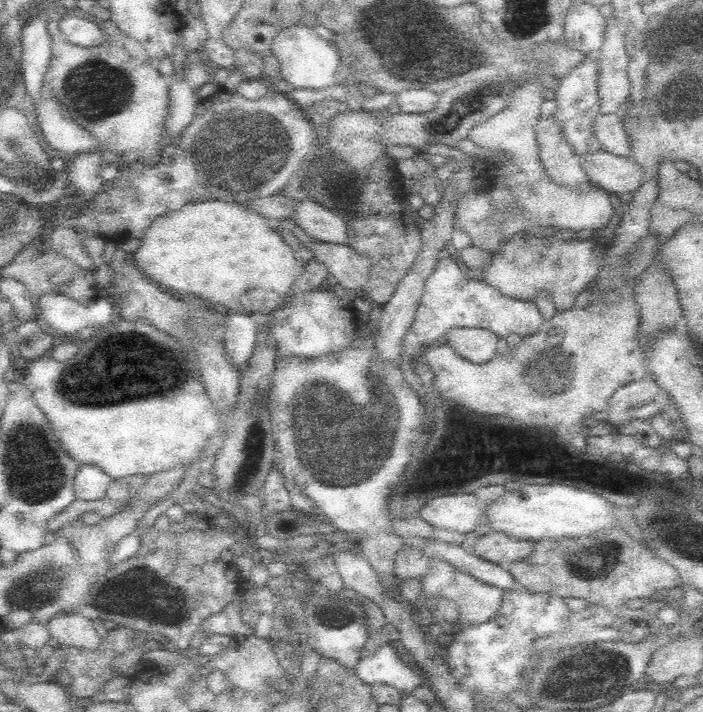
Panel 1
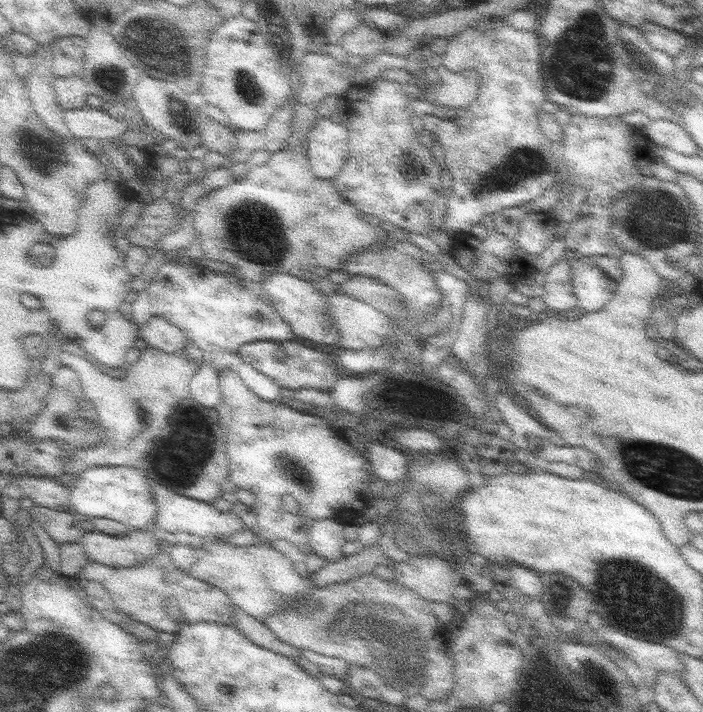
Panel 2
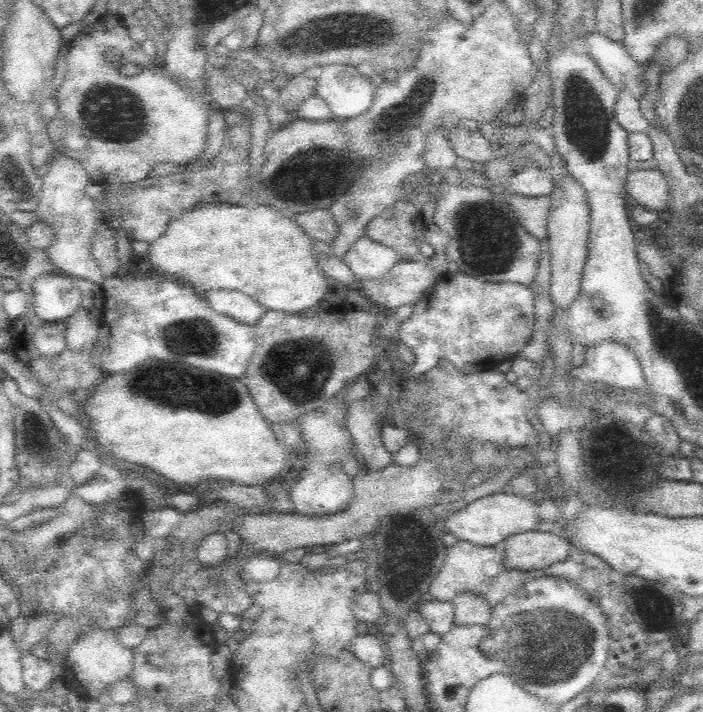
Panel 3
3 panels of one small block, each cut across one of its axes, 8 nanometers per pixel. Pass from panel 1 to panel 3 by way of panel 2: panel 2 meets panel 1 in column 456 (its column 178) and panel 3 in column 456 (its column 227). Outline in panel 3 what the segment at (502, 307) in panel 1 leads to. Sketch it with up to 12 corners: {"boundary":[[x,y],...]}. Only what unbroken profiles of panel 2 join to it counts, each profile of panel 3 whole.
{"boundary":[[444,272],[398,332],[418,380],[514,360],[534,292]]}

